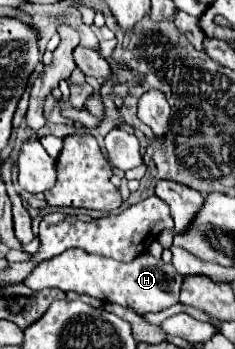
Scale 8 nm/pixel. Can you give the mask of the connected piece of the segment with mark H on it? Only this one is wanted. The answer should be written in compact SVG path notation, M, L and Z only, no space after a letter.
M70 248L50 260L40 262L28 274L28 278L24 280L24 286L32 290L44 290L44 288L60 288L64 292L74 290L78 294L94 296L104 302L114 302L114 304L132 308L138 314L146 314L146 312L160 312L176 304L180 282L182 282L182 276L174 270L172 264L164 264L162 260L152 258L148 252L124 264L110 258L88 254L80 248Z

